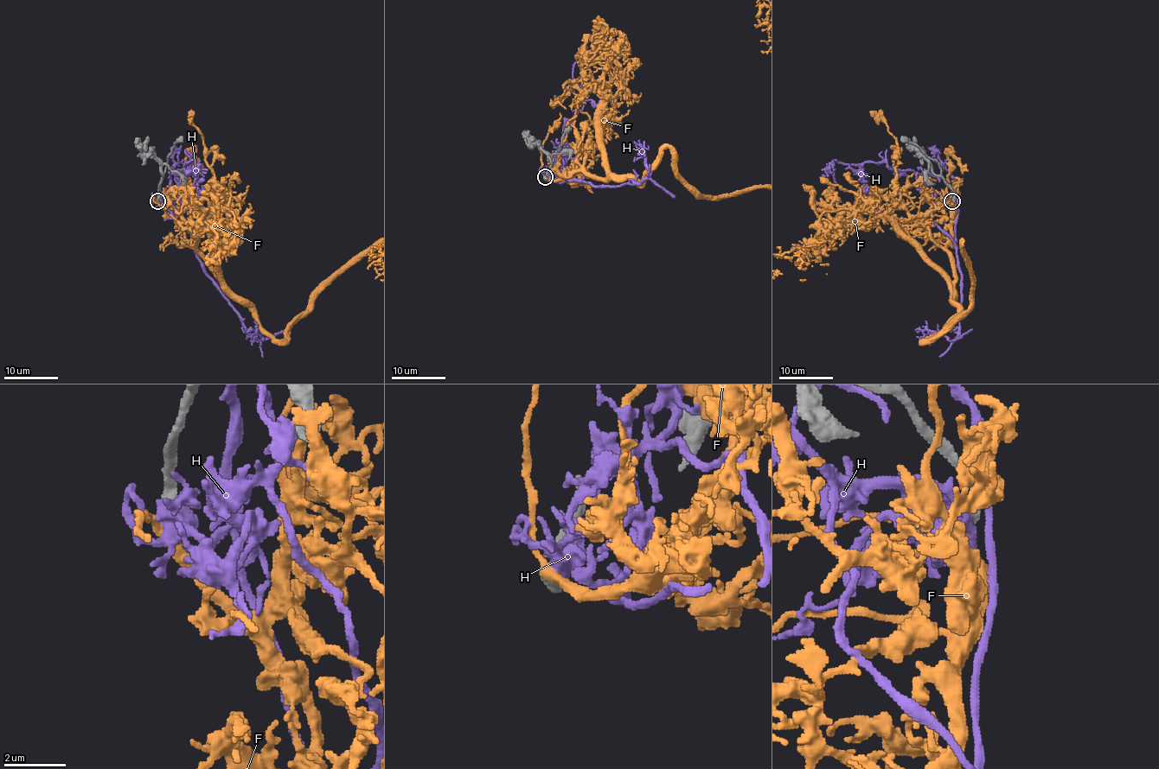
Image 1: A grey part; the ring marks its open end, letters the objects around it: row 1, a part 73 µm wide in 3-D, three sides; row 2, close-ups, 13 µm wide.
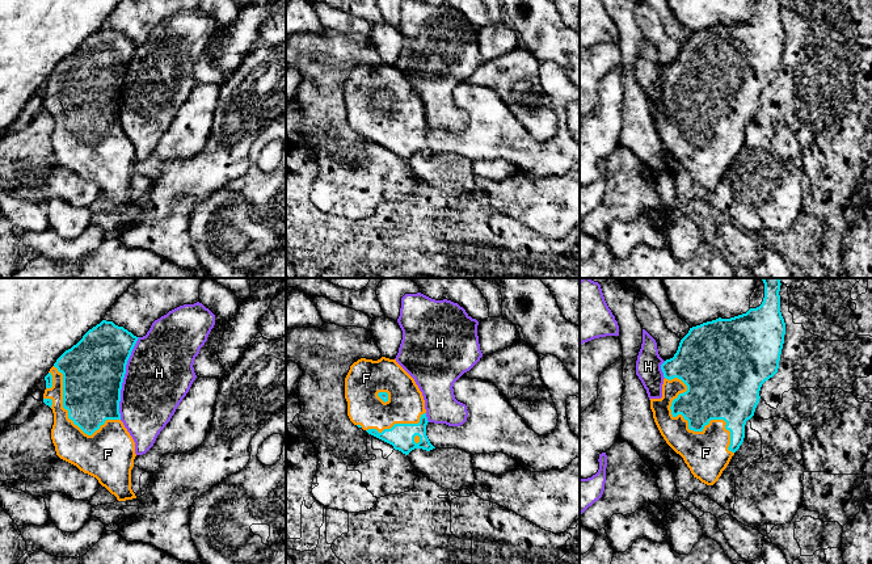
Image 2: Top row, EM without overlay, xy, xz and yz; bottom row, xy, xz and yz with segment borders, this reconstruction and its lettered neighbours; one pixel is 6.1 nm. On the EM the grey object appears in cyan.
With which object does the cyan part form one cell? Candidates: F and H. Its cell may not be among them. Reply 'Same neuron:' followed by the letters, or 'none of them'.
Same neuron: F

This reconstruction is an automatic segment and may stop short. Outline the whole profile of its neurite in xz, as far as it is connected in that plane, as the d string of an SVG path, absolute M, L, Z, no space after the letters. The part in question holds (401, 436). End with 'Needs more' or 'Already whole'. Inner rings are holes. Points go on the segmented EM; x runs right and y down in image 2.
M361 358L350 366L345 378L345 399L350 421L368 434L389 443L408 455L414 449L435 449L426 435L426 409L422 392L414 379L396 362Z. Needs more

